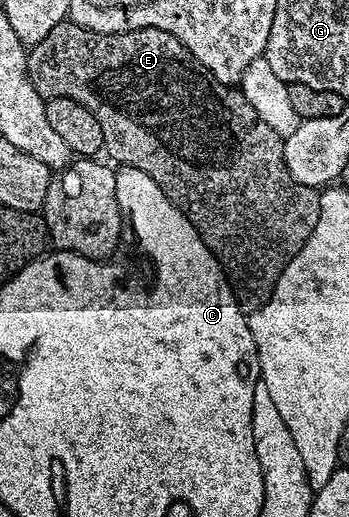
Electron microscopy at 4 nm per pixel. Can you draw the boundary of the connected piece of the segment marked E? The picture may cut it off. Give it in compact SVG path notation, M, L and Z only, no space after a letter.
M65 19L41 42L37 42L27 54L27 77L33 82L37 94L43 97L44 101L53 98L73 98L73 102L81 102L101 122L101 134L103 135L103 147L106 155L111 155L116 160L116 165L125 168L136 168L145 170L161 186L161 190L167 197L175 203L193 222L197 234L201 234L204 248L211 251L214 263L218 264L225 278L231 287L231 293L239 304L239 309L244 314L250 314L265 306L265 302L273 294L275 283L279 281L280 274L285 270L285 266L293 257L305 246L309 234L313 234L313 226L317 226L319 217L319 192L309 186L301 186L293 180L286 168L283 166L283 142L284 137L278 136L263 119L261 113L253 110L253 106L243 97L242 91L238 87L223 84L193 54L189 54L187 47L173 34L165 30L156 28L139 28L136 32L91 32L87 28L82 28L71 23L70 19Z

